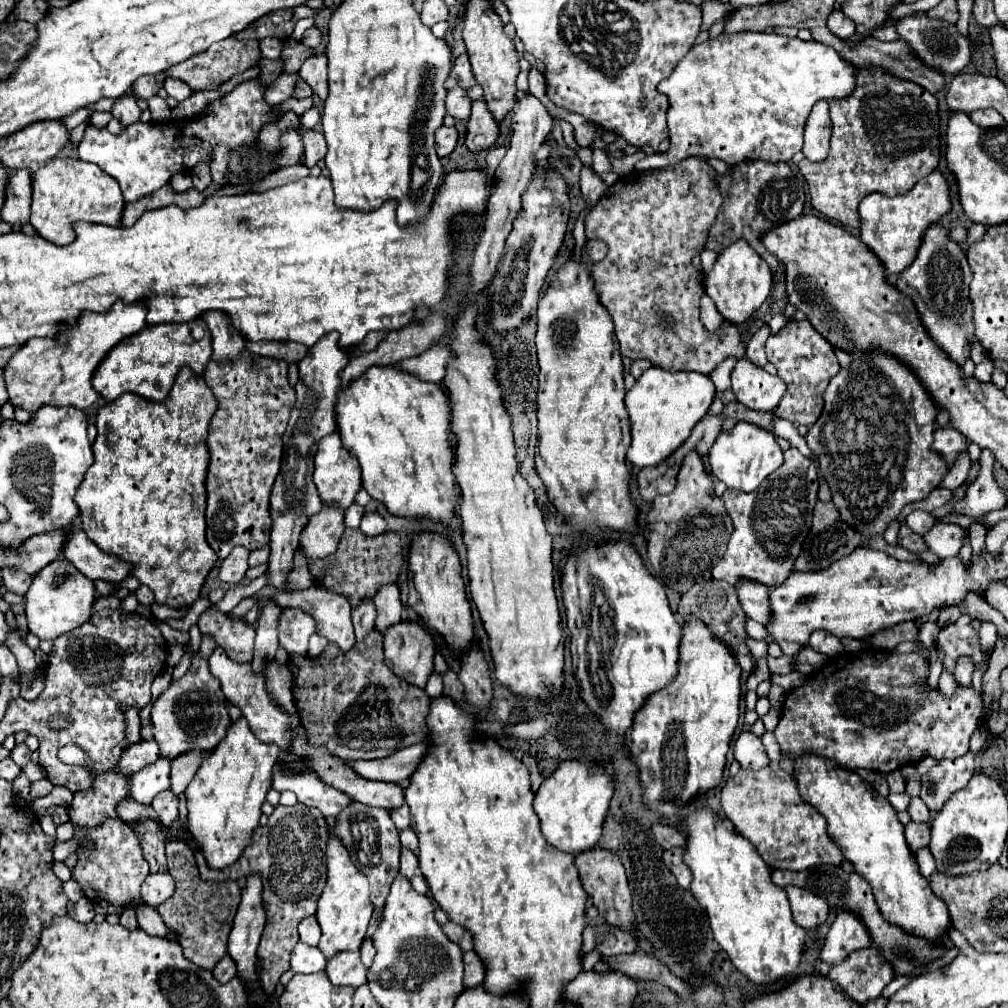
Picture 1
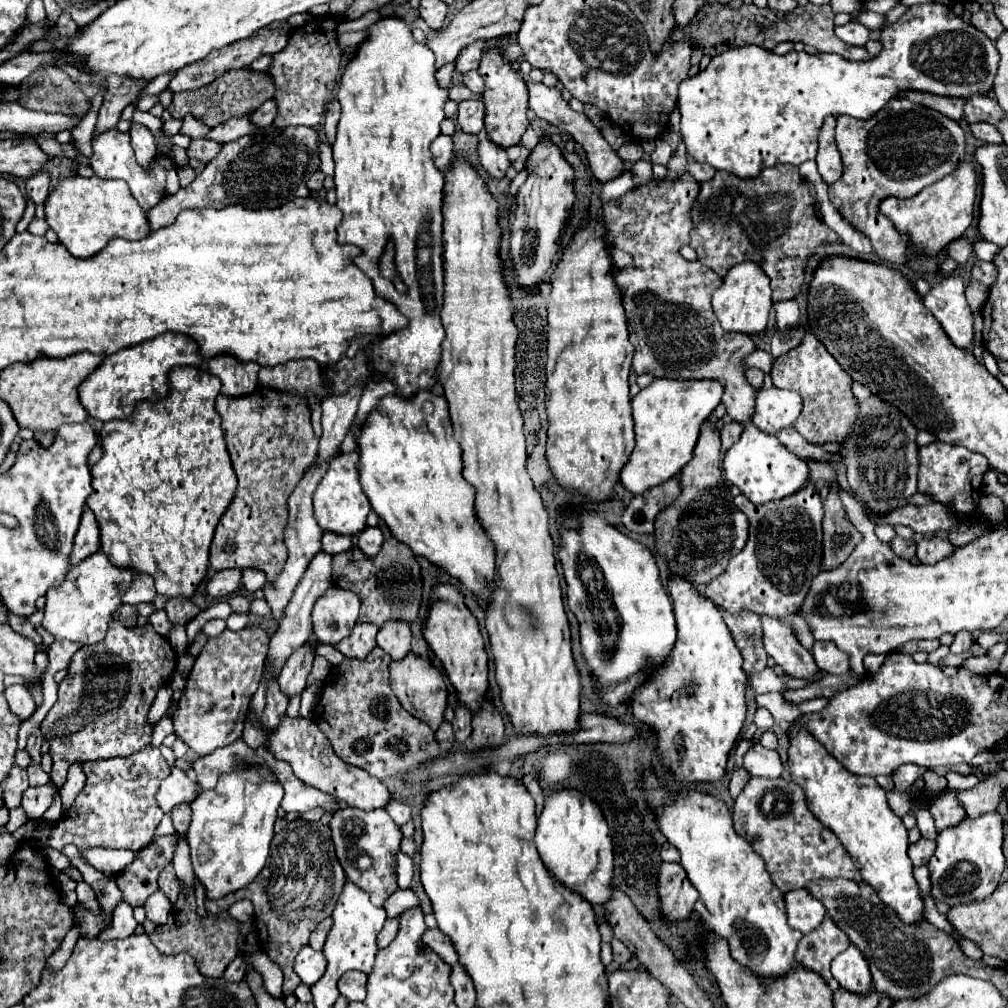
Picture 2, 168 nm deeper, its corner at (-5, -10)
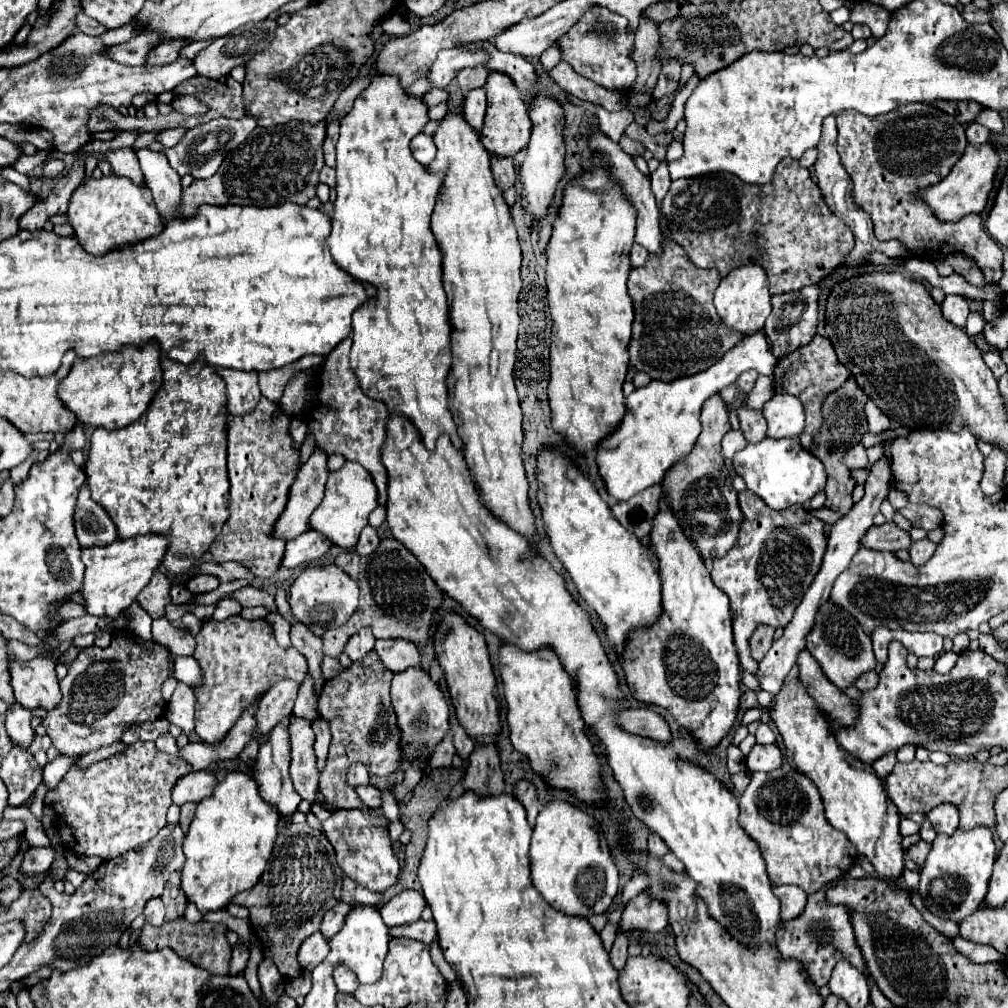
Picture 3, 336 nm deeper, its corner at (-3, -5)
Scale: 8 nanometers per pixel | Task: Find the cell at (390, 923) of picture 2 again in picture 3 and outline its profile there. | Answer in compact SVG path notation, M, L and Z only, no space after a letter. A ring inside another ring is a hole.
M404 890L380 908L380 916L388 926L408 924L420 918L426 908L426 898L420 890Z

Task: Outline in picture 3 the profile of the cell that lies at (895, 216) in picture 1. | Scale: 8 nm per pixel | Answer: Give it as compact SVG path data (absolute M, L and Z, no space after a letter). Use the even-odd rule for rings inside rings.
M990 142L980 144L980 146L968 144L964 156L954 164L950 174L942 182L922 190L922 200L926 200L928 206L934 210L934 214L944 222L958 222L966 214L982 212L986 208L988 196L994 188L994 178L996 178L998 166L1000 166L1000 160L994 154L994 146Z

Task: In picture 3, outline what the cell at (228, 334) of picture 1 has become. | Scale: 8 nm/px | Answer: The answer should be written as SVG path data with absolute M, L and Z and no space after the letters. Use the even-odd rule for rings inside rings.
M218 368L228 388L228 410L234 416L250 414L262 398L258 388L258 372L238 372L232 368Z

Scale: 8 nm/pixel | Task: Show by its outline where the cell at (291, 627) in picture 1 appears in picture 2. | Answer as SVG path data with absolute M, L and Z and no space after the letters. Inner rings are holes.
M304 643L288 657L288 661L280 671L280 685L284 687L286 695L302 693L306 689L306 677L312 669L312 661L314 661L314 649L310 643Z

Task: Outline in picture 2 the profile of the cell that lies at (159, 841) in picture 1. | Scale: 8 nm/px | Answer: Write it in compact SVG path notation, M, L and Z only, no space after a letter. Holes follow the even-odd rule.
M166 865L158 877L158 885L164 893L168 893L168 899L174 903L176 901L176 893L178 893L178 881L174 875L174 869L170 865Z

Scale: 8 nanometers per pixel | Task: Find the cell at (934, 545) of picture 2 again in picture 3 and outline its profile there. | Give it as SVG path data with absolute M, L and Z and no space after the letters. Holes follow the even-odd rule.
M928 538L912 542L912 546L908 550L910 552L910 562L914 562L914 566L922 566L922 564L926 564L932 558L934 550L936 550L936 544L930 542Z

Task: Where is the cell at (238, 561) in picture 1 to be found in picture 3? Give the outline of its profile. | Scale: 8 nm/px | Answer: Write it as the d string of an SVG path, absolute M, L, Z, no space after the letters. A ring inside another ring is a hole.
M200 574L200 576L192 576L192 578L186 582L186 588L188 588L192 594L204 594L204 592L214 590L218 584L220 584L218 578L208 576L208 574Z

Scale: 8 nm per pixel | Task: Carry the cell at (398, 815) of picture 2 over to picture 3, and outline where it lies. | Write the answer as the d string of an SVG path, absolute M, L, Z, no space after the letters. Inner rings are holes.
M356 786L354 788L358 798L368 806L368 808L380 808L382 806L382 800L380 800L380 792L374 788L374 786Z

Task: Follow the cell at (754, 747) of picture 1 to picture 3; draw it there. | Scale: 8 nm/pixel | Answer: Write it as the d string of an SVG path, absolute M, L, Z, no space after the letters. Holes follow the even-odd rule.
M756 744L746 758L750 772L770 772L782 766L782 752L776 744Z

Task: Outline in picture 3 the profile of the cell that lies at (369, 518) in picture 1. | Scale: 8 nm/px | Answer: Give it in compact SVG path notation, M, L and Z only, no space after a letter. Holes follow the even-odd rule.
M366 526L366 528L362 530L362 534L360 534L358 544L356 544L356 552L358 552L360 556L368 556L368 554L372 554L372 552L378 548L378 542L380 542L380 538L378 538L376 530L374 530L372 526Z

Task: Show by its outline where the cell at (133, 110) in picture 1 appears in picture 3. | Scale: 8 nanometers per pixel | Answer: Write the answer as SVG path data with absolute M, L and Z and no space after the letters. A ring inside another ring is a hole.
M148 148L136 150L136 156L140 160L146 186L152 190L160 216L166 222L184 220L186 216L180 210L180 204L182 204L180 176L176 174L176 170L170 168L168 158L162 152L152 152Z

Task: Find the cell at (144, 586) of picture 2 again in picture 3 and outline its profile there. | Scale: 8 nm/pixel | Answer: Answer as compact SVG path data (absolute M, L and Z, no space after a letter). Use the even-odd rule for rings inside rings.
M158 570L150 580L150 584L138 594L136 600L142 606L142 610L150 614L150 618L162 618L164 608L172 602L170 588L172 588L172 582Z

